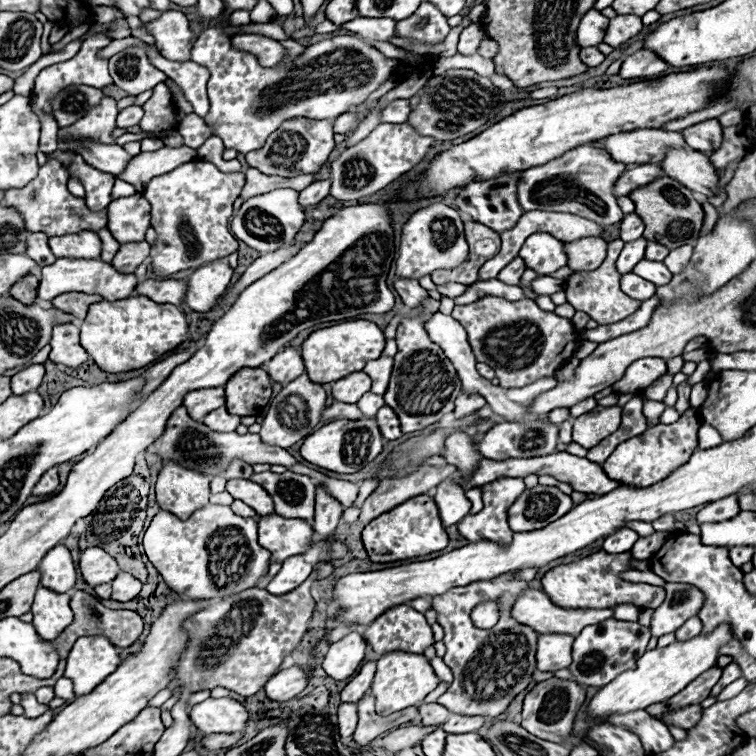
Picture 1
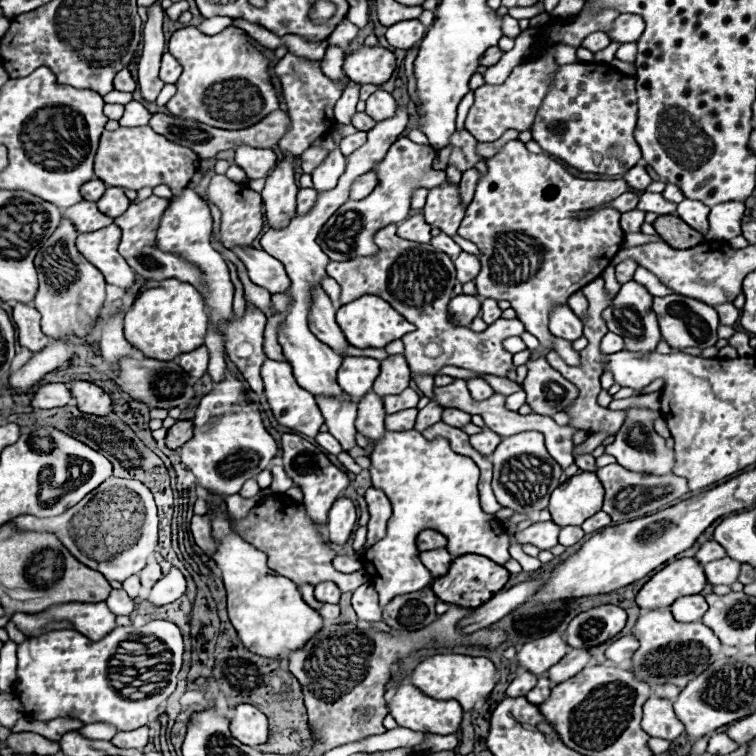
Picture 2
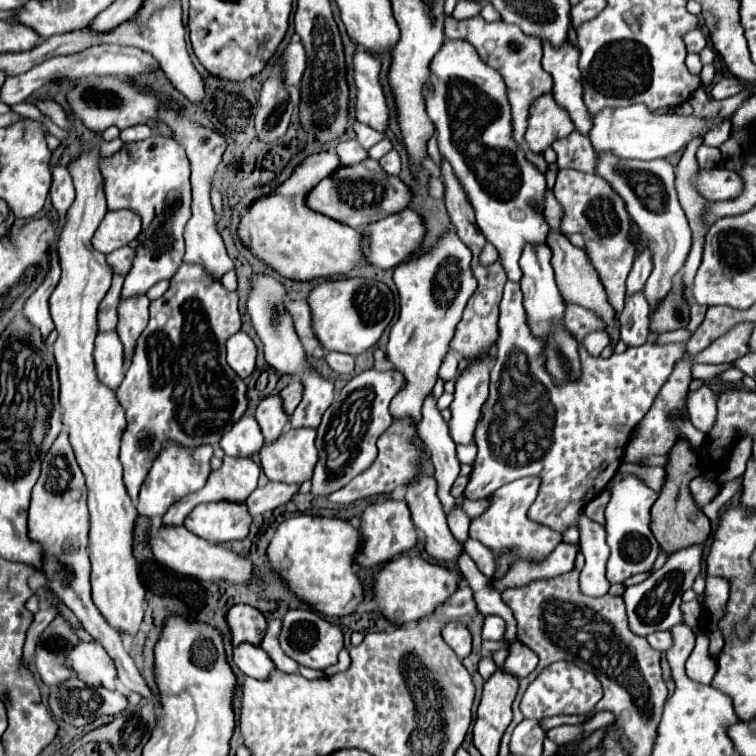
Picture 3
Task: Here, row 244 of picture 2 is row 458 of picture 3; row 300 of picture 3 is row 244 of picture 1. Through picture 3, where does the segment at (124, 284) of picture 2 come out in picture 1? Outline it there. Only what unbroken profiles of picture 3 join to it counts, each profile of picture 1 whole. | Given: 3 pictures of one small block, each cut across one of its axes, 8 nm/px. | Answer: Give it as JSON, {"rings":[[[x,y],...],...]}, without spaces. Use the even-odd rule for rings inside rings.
{"rings":[[[82,230],[76,234],[50,238],[50,248],[56,258],[98,258],[102,244],[96,232]]]}

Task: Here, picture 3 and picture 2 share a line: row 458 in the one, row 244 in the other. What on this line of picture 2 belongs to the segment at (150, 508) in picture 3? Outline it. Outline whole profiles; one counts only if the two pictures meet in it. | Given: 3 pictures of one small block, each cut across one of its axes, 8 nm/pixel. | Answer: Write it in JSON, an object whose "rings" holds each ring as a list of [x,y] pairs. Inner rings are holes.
{"rings":[[[186,188],[182,194],[172,196],[168,208],[162,214],[160,228],[156,234],[156,246],[162,252],[168,254],[178,254],[180,258],[190,260],[190,264],[198,266],[202,270],[202,280],[206,282],[206,304],[210,310],[210,330],[206,336],[206,348],[210,352],[210,364],[208,364],[208,374],[212,376],[214,382],[220,382],[224,372],[226,372],[226,362],[224,362],[224,334],[220,334],[222,322],[228,322],[232,318],[232,294],[234,294],[234,284],[230,282],[228,266],[226,260],[210,246],[210,234],[212,234],[212,214],[208,204],[190,188]]]}

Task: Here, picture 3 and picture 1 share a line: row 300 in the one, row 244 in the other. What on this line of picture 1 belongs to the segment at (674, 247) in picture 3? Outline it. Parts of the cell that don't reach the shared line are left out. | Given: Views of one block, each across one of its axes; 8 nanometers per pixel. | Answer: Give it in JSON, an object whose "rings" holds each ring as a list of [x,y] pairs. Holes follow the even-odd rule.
{"rings":[[[648,242],[648,246],[646,246],[646,258],[650,258],[650,260],[664,260],[668,256],[668,252],[670,250],[658,242]]]}

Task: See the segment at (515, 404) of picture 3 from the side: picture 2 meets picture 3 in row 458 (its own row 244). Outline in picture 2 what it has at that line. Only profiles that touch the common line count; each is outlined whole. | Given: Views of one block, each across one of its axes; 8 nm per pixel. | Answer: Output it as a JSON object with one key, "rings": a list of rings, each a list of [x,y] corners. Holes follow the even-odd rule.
{"rings":[[[518,140],[506,142],[498,154],[486,160],[488,170],[480,174],[480,180],[476,184],[476,192],[472,202],[466,208],[466,214],[462,218],[462,224],[458,228],[458,234],[470,242],[474,242],[480,248],[480,260],[482,270],[476,278],[476,288],[482,298],[494,298],[500,300],[498,304],[502,310],[512,308],[518,314],[518,320],[524,322],[526,330],[532,332],[542,346],[552,348],[548,322],[550,322],[550,310],[558,304],[566,304],[570,294],[578,292],[582,286],[598,278],[604,268],[610,264],[610,260],[616,256],[624,242],[624,232],[618,226],[620,212],[614,208],[596,210],[588,218],[580,218],[578,214],[586,214],[588,210],[596,208],[592,206],[580,206],[578,204],[578,192],[606,192],[606,200],[602,204],[612,202],[620,194],[628,192],[628,184],[624,180],[580,180],[570,176],[570,172],[558,164],[556,160],[548,158],[546,154],[532,154],[526,150],[526,146]]]}

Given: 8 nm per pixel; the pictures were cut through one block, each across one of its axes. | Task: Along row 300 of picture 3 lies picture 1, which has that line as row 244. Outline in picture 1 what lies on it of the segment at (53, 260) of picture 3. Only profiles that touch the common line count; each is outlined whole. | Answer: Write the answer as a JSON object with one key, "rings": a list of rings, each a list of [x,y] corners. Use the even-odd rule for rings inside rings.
{"rings":[[[30,232],[26,238],[26,254],[38,262],[38,266],[46,266],[56,260],[48,246],[48,236],[44,232]]]}

